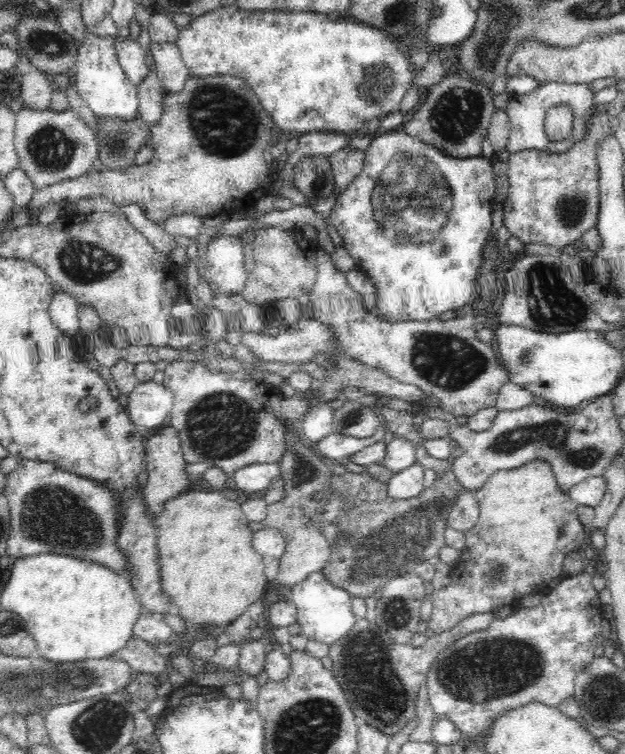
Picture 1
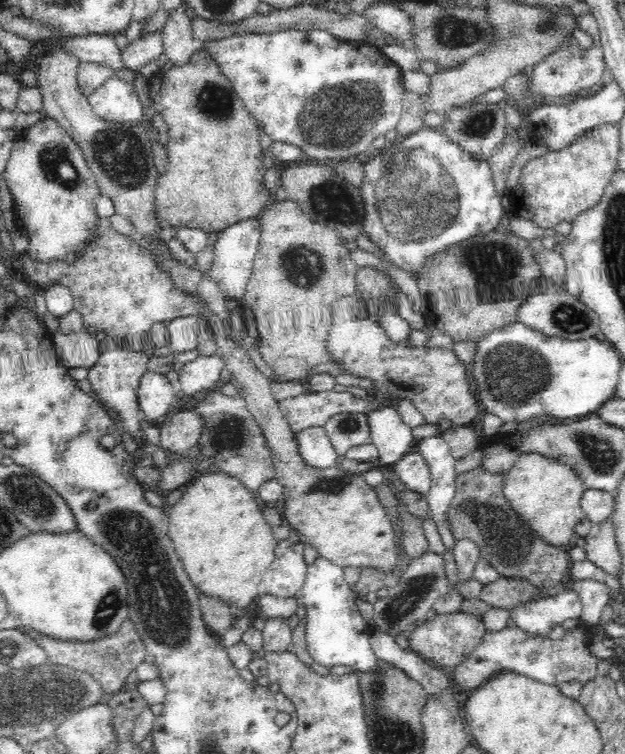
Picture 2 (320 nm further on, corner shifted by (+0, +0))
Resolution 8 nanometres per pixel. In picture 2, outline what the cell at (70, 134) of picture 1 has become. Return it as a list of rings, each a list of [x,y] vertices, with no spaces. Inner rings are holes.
[[[42,114],[37,123],[19,133],[12,146],[4,180],[9,188],[16,212],[12,222],[16,227],[27,232],[29,245],[26,251],[33,258],[50,262],[54,258],[66,258],[70,252],[77,253],[80,247],[87,245],[91,231],[98,226],[98,221],[101,219],[96,213],[99,186],[81,147],[69,137],[68,131],[57,122],[56,118]]]

